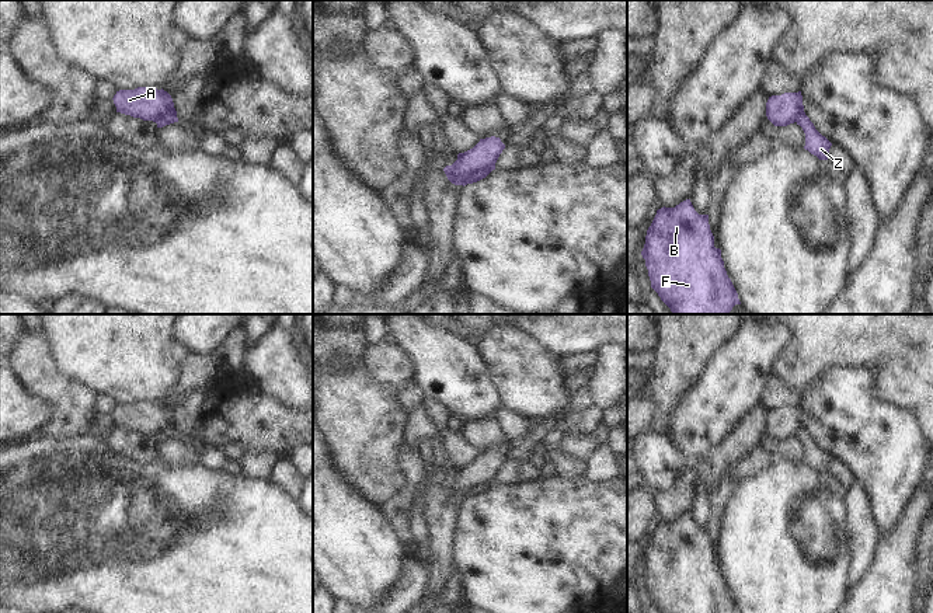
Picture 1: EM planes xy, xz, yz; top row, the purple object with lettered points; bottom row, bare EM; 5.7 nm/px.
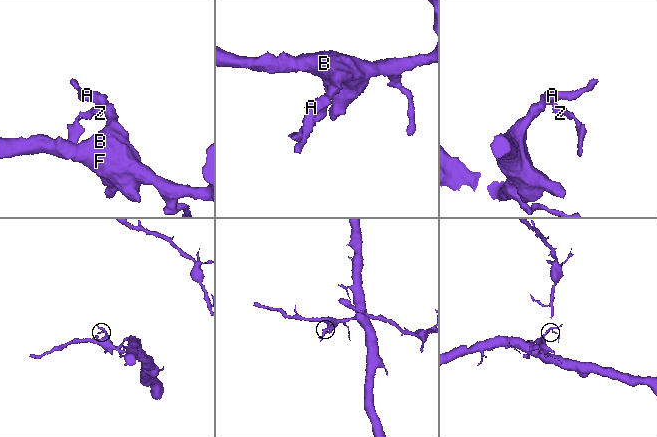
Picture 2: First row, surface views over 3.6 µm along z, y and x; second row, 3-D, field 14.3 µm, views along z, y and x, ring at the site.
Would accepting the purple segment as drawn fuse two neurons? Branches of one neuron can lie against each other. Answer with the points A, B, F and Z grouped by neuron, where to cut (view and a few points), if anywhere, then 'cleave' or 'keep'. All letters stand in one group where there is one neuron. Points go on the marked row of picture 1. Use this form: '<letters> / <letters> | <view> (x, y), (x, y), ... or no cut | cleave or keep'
A B F / Z | xz (490, 170), (476, 173), (467, 183) | cleave

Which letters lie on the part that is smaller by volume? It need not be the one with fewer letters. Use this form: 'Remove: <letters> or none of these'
Remove: Z

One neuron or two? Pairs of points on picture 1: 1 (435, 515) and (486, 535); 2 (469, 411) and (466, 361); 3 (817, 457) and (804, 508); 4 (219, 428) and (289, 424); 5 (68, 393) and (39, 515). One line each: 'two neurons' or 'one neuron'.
1: two neurons
2: one neuron
3: one neuron
4: one neuron
5: two neurons

